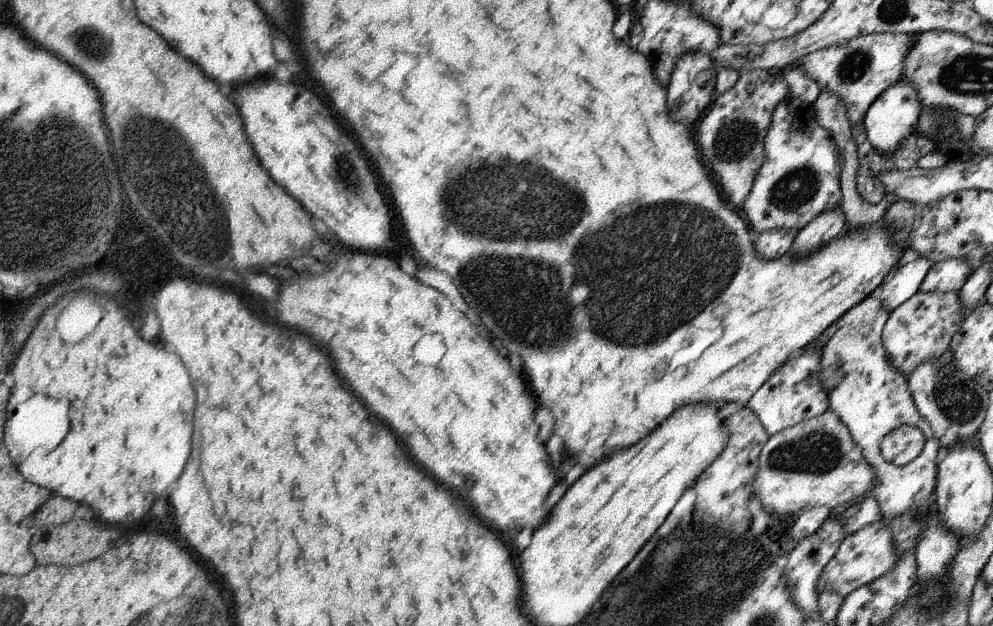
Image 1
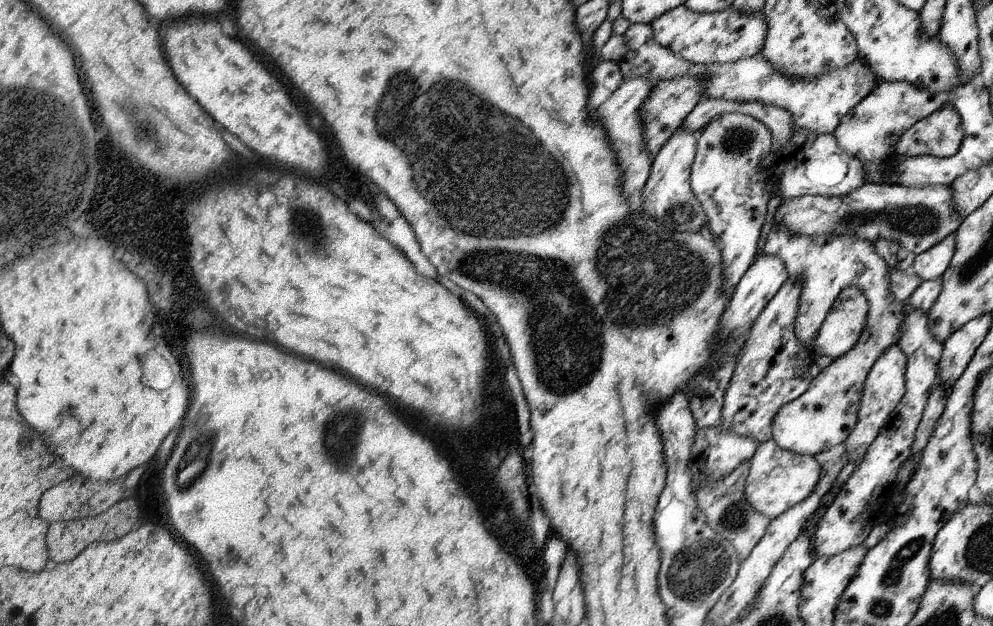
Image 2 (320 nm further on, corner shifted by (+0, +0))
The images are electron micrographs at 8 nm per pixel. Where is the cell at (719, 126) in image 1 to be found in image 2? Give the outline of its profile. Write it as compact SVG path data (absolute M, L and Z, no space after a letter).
M724 113L696 136L696 154L691 168L691 188L708 215L707 229L723 244L723 288L732 292L755 262L758 242L768 214L768 171L761 162L774 146L774 134L763 122L740 113Z

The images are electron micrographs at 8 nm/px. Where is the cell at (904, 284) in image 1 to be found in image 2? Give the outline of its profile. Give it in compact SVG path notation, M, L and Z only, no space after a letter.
M957 230L944 237L944 240L930 247L920 255L915 255L911 271L923 281L941 279L949 268L952 257L955 255Z

